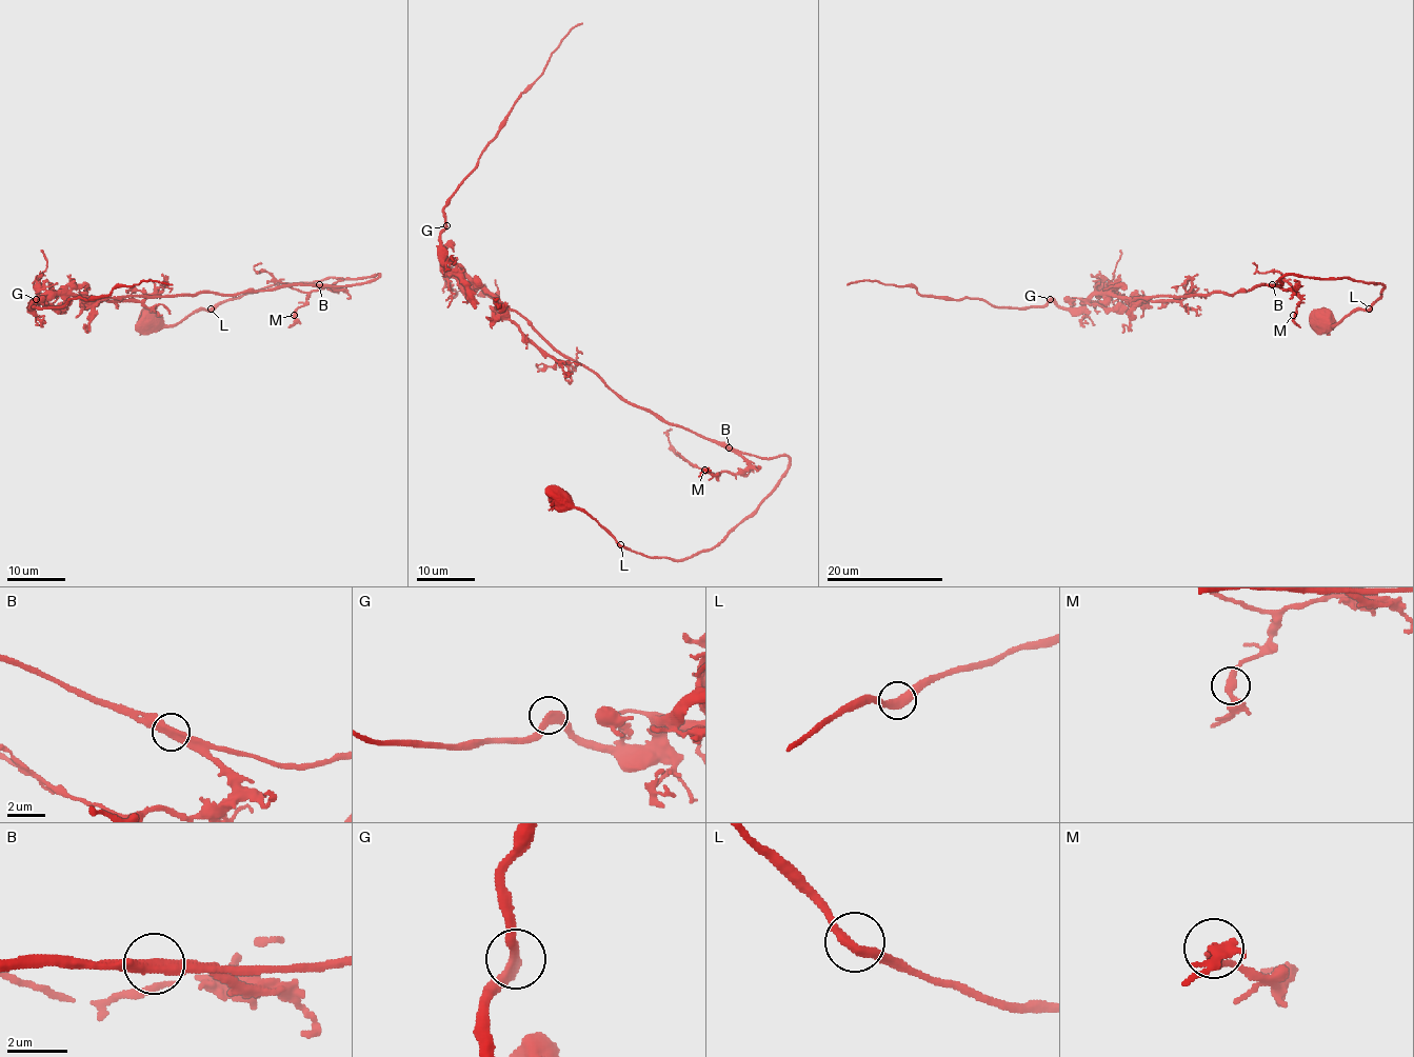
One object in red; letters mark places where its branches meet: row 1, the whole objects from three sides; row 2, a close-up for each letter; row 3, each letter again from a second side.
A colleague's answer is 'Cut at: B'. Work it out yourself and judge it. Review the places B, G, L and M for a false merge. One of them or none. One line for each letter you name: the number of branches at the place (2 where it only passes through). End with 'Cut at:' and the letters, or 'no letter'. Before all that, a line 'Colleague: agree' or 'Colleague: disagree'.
Colleague: disagree
Cut at: no letter

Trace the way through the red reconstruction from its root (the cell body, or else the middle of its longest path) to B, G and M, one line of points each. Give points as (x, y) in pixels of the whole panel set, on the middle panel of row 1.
B: (558, 500), (559, 506), (584, 509), (638, 554), (690, 558), (732, 532), (789, 463), (788, 456), (729, 447)
G: (558, 500), (621, 546), (684, 559), (732, 532), (789, 458), (735, 453), (628, 404), (454, 264), (446, 225)
M: (558, 500), (621, 546), (684, 559), (732, 532), (789, 458), (742, 453), (736, 474), (704, 470)

